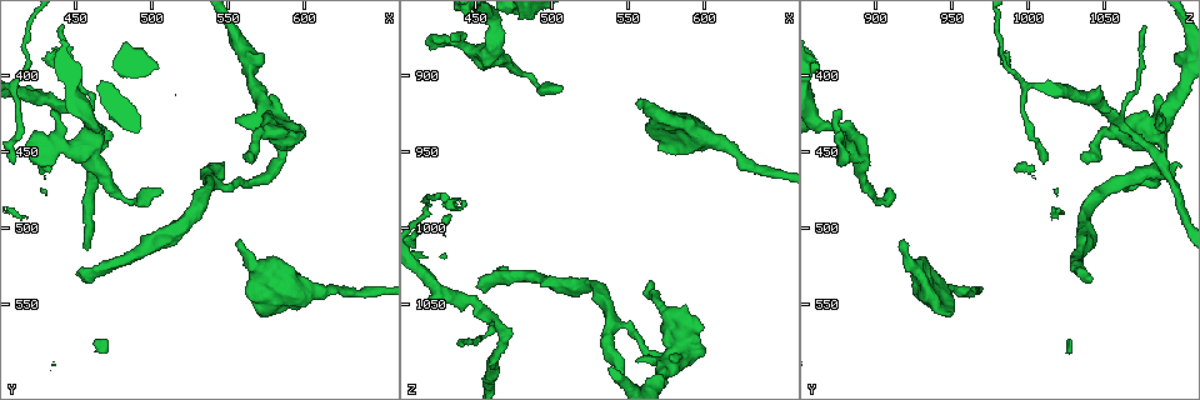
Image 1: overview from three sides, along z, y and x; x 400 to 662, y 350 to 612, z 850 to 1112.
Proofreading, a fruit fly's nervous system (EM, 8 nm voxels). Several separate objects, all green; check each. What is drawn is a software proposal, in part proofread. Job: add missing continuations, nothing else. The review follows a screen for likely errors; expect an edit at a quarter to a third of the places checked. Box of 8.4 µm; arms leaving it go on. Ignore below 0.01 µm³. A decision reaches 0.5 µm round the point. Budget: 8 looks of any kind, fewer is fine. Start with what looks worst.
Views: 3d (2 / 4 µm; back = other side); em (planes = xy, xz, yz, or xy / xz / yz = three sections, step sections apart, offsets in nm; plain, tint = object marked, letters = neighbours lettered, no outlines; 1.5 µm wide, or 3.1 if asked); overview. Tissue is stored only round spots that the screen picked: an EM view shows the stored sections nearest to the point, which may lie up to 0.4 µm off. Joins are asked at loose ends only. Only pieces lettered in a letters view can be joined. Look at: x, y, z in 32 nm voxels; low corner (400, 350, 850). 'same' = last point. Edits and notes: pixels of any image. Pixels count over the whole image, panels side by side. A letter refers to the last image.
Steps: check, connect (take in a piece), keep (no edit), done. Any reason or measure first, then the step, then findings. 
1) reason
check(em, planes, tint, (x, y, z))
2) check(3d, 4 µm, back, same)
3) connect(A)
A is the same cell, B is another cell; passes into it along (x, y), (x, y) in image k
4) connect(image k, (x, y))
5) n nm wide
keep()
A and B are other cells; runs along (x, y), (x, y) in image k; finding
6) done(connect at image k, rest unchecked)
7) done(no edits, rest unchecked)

branch stops here
check(em, 3.1 µm, yz, step 8, letters, (560, 508, 914))

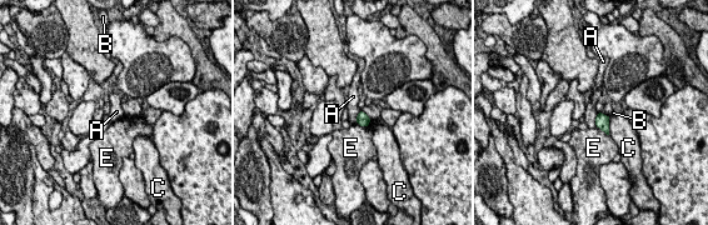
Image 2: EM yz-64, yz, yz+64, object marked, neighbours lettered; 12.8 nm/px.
keep()
A, B, C and E are other cells; border along (360, 110), (354, 123) in image 2; none of them fits

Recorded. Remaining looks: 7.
free end
check(em, yz, step 4, tint, (566, 456, 1034))

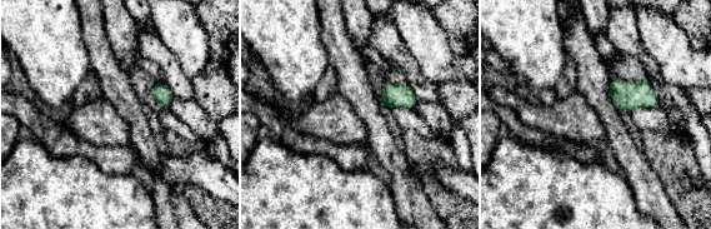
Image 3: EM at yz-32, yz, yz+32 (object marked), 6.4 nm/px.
check(em, planes, letters, same)

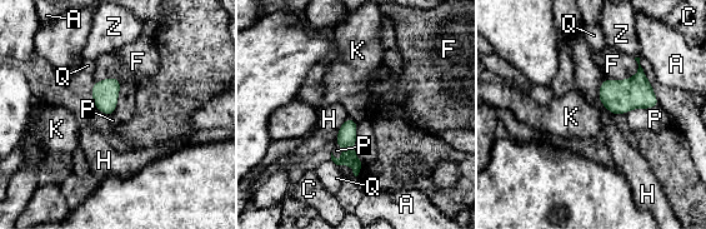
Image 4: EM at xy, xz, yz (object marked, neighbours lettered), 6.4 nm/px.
Z touches over 360 nm
keep()
A, C, F, H, K, P, Q and Z are other cells; border along (348, 115), (357, 123) in image 4; no lettered piece goes on from it

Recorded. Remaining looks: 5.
thin end
check(3d, 2 µm, (506, 476, 908))

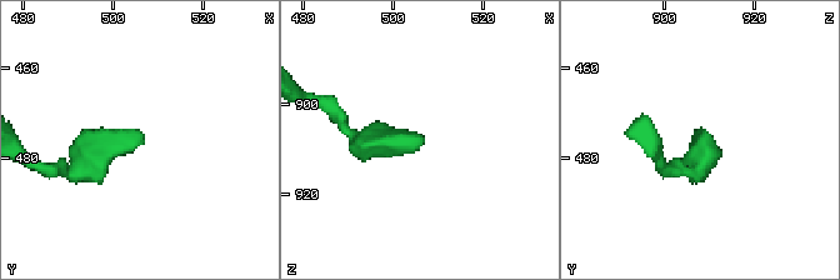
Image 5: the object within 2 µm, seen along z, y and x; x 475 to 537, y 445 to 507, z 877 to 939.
check(em, xy, step 8, tint, (506, 474, 908))

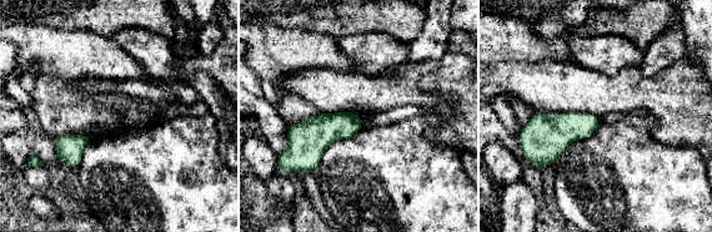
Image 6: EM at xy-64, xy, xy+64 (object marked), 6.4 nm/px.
cut it another way
check(em, planes, letters, same)

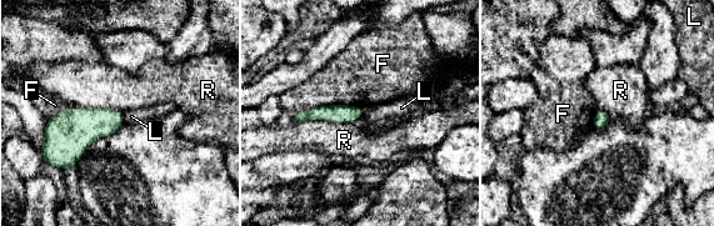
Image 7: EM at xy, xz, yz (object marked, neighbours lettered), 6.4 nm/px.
keep()
F, L and R are other cells; runs along (359, 111), (316, 112), (296, 117) in image 7; none of them fits

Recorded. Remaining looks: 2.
done(no edits, rest unchecked)

